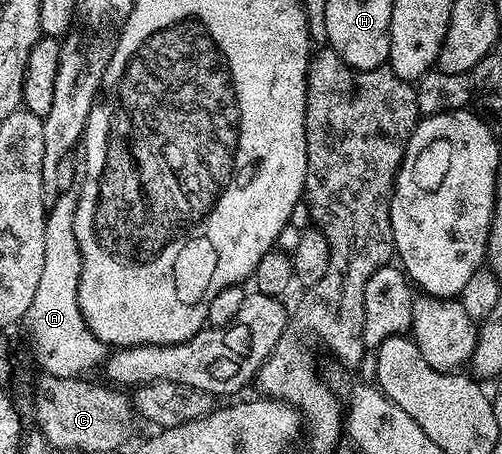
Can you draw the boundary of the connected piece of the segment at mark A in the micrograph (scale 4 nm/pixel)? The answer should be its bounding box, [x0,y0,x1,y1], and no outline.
[24,187,108,377]

